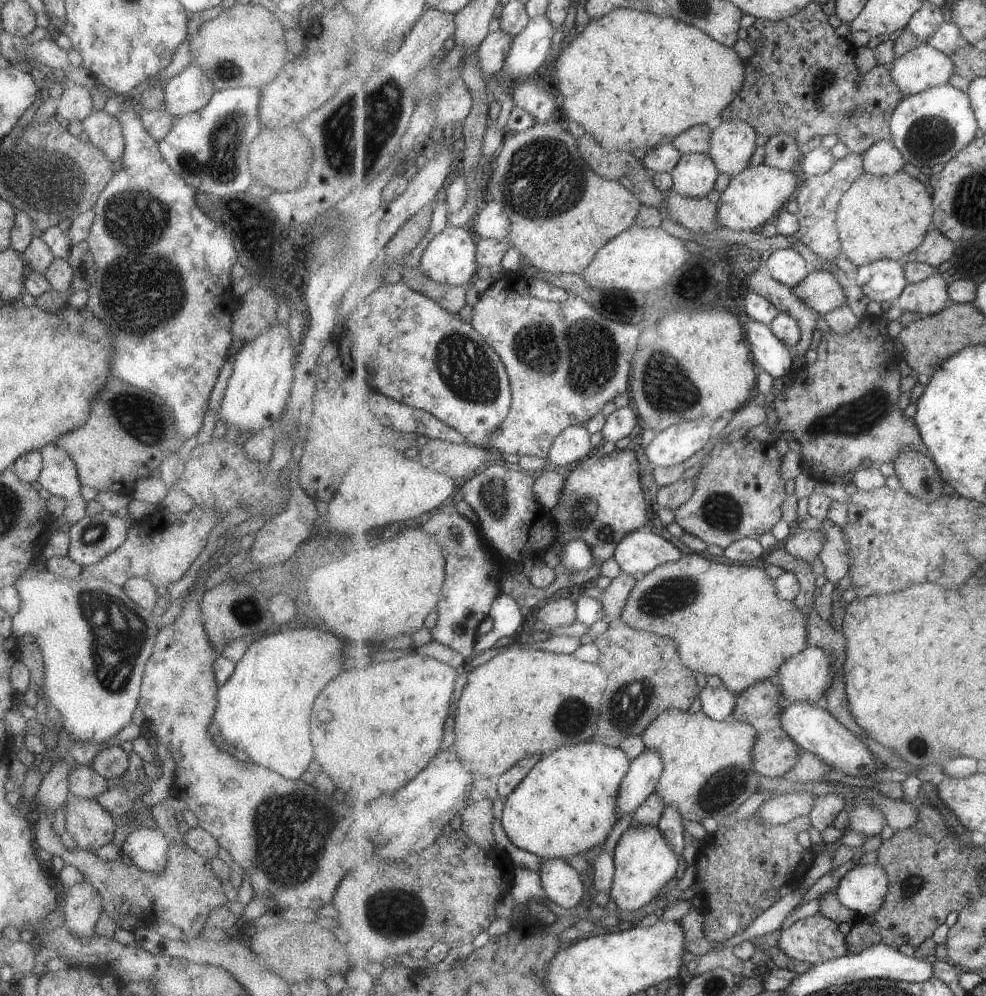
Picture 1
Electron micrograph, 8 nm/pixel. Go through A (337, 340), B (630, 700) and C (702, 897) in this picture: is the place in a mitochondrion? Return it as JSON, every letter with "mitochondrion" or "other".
{"A":"other","B":"mitochondrion","C":"other"}

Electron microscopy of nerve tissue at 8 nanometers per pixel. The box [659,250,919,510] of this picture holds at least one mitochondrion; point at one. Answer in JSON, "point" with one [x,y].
{"point":[859,417]}

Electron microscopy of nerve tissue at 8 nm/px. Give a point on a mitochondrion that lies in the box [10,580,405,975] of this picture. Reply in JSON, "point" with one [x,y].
{"point":[119,632]}

